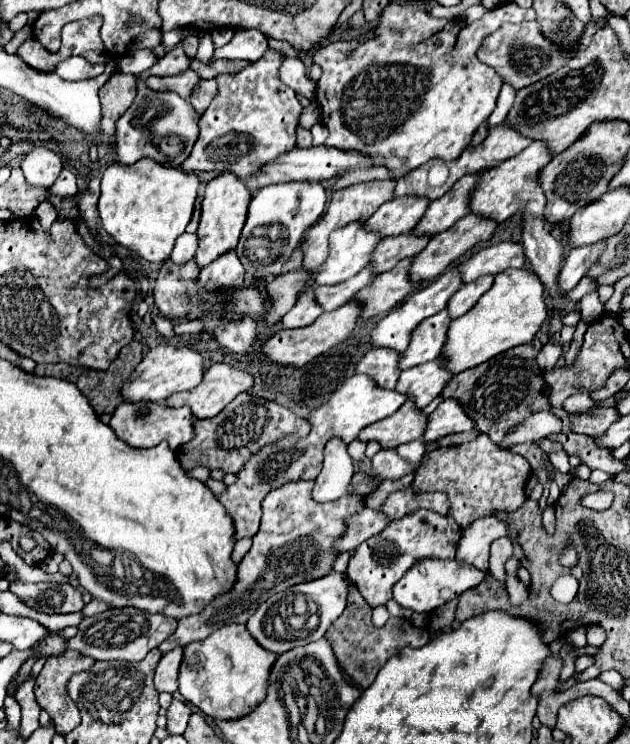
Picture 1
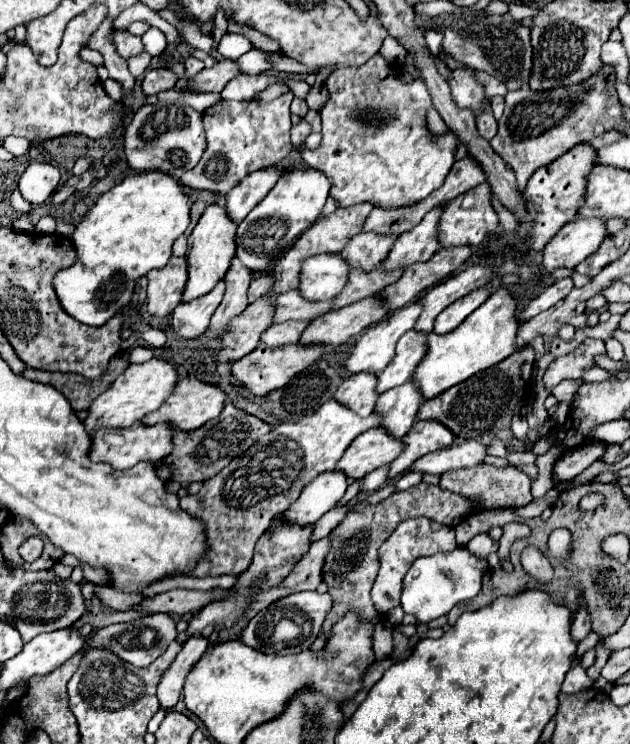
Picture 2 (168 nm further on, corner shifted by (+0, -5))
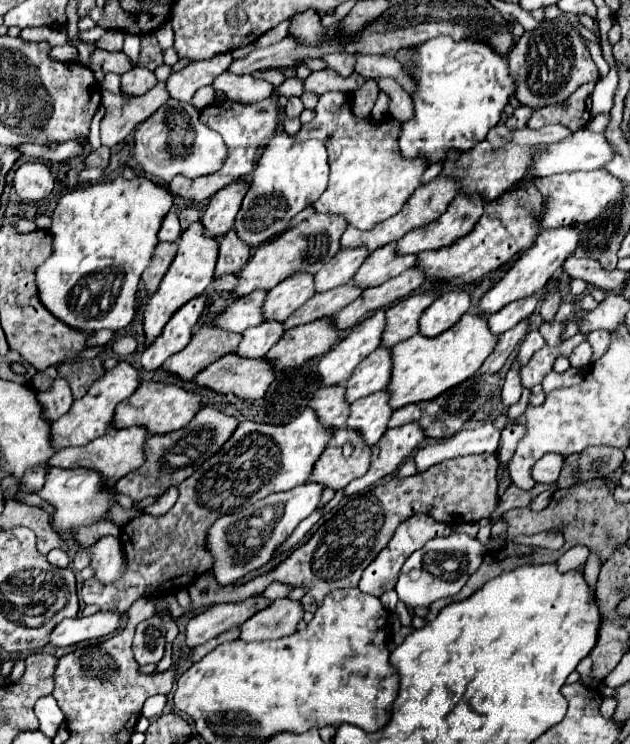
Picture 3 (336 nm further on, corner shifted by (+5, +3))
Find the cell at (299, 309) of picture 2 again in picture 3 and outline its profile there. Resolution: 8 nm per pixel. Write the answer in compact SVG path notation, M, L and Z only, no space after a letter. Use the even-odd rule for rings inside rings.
M263 290L251 292L249 296L243 296L237 302L233 302L213 322L231 332L245 332L251 326L259 326L265 320L263 318L265 298L267 298L267 292L263 292Z

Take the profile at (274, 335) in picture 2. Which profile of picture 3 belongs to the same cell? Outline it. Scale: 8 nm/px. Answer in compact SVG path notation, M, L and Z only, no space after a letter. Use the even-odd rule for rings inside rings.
M267 320L259 326L247 328L243 332L243 340L241 340L241 344L237 346L235 352L239 356L247 356L247 358L261 358L269 352L271 346L275 346L281 340L283 334L285 334L283 322Z

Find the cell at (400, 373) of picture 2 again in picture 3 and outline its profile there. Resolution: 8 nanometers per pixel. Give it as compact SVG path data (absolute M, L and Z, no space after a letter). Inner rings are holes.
M379 346L375 352L367 356L367 360L359 364L359 368L355 368L351 380L345 382L347 400L355 402L357 398L387 388L387 382L391 380L391 372L393 372L391 348Z

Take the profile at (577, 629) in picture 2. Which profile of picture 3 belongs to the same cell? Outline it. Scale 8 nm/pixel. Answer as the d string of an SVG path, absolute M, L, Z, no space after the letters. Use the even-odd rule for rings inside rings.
M573 546L571 550L567 550L559 560L557 560L557 568L561 572L569 572L569 570L583 570L585 562L587 562L589 550L585 546Z

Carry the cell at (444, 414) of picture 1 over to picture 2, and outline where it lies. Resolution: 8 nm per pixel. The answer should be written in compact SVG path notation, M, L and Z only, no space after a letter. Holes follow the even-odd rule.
M424 420L424 422L414 424L410 428L410 432L402 438L404 450L390 464L388 480L396 478L400 474L406 474L418 458L422 458L434 450L448 448L448 446L452 446L452 442L454 442L454 434L436 420Z

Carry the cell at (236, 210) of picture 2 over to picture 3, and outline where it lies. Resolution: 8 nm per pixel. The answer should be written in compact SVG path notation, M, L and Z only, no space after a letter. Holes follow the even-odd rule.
M233 180L227 188L221 188L209 202L203 214L203 226L207 236L223 236L233 228L233 220L241 208L241 200L249 190L249 182Z

